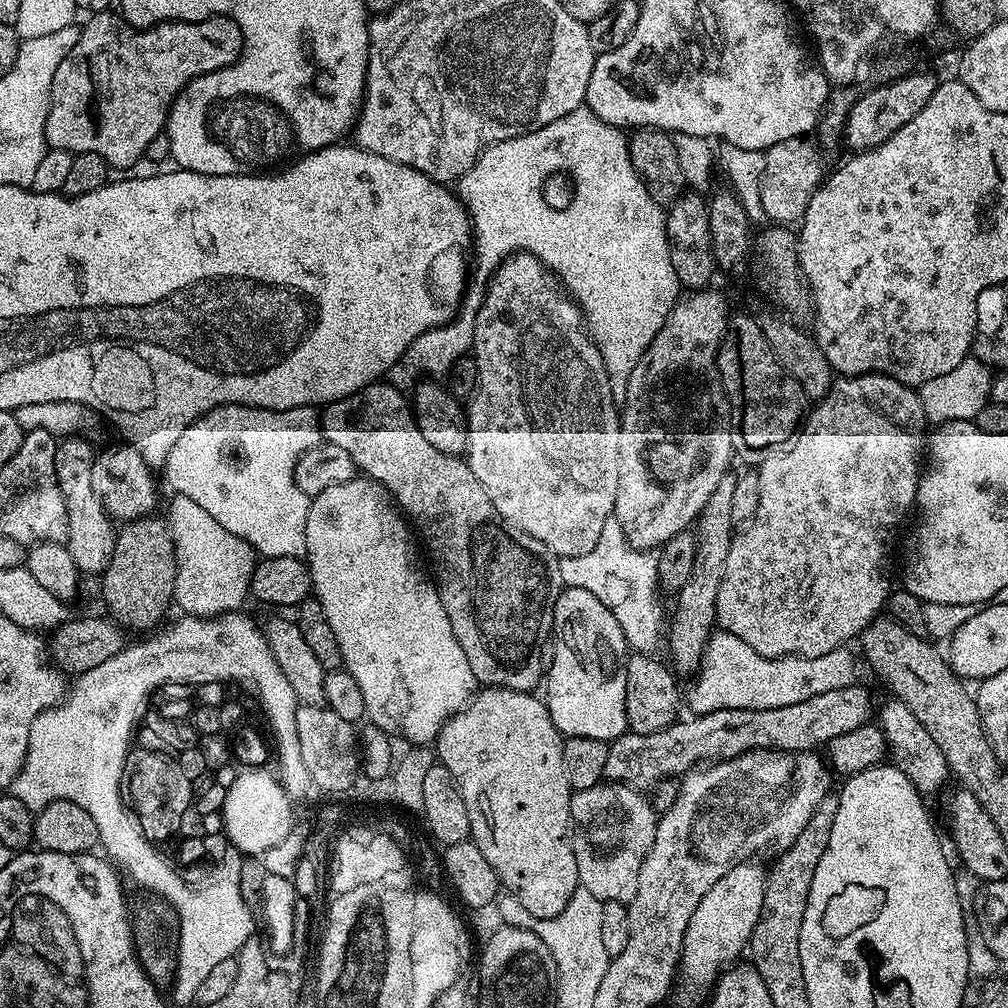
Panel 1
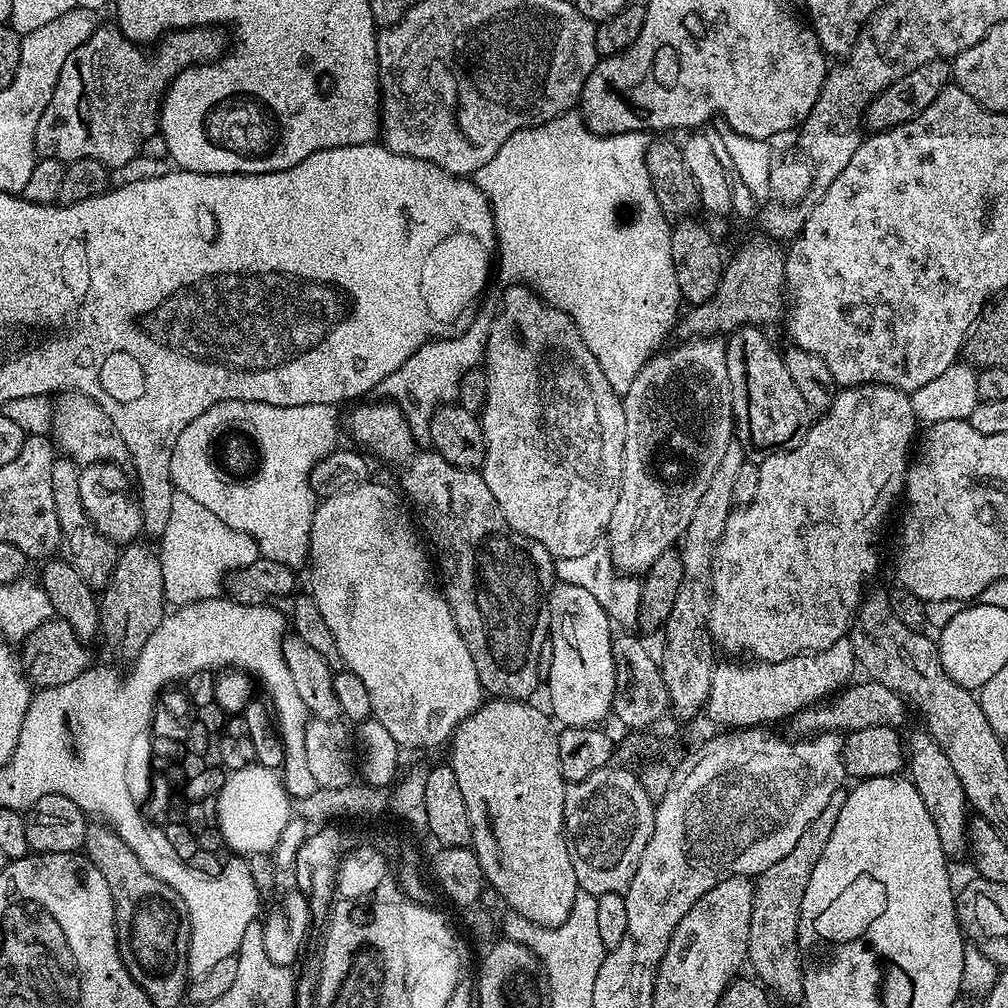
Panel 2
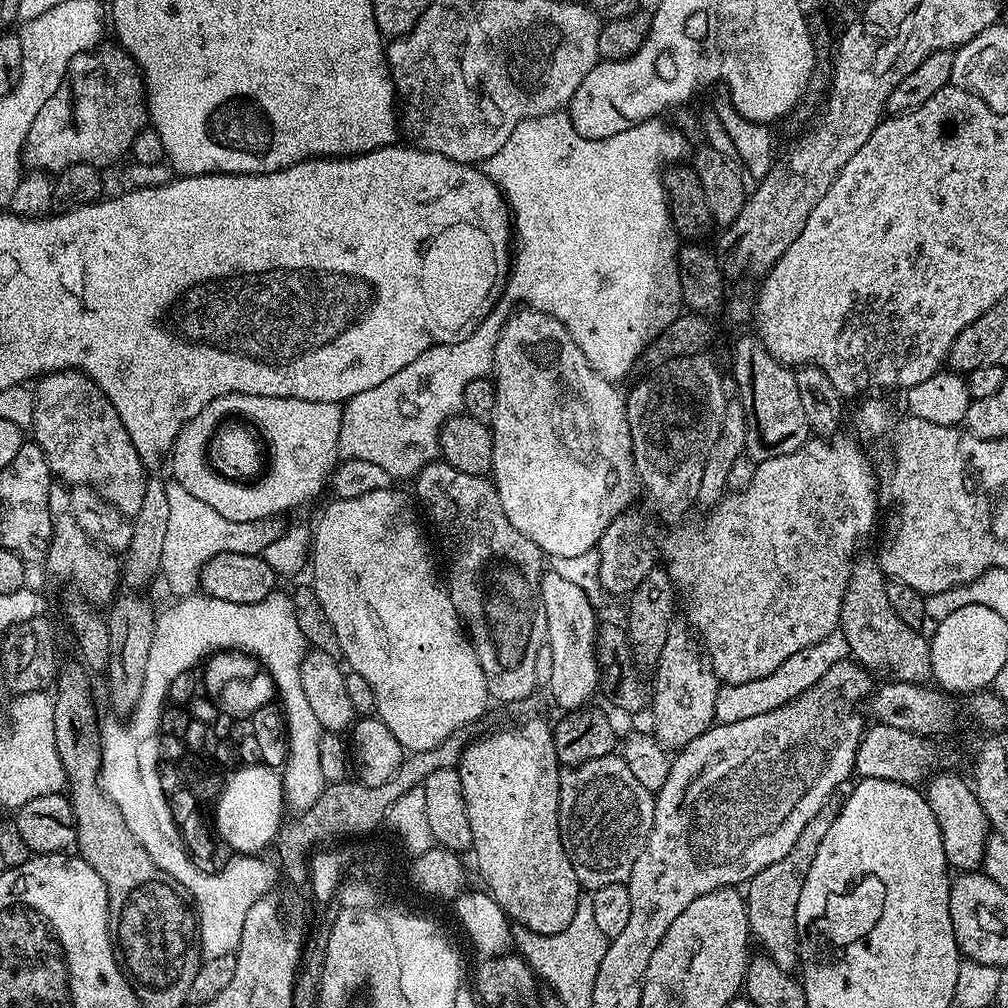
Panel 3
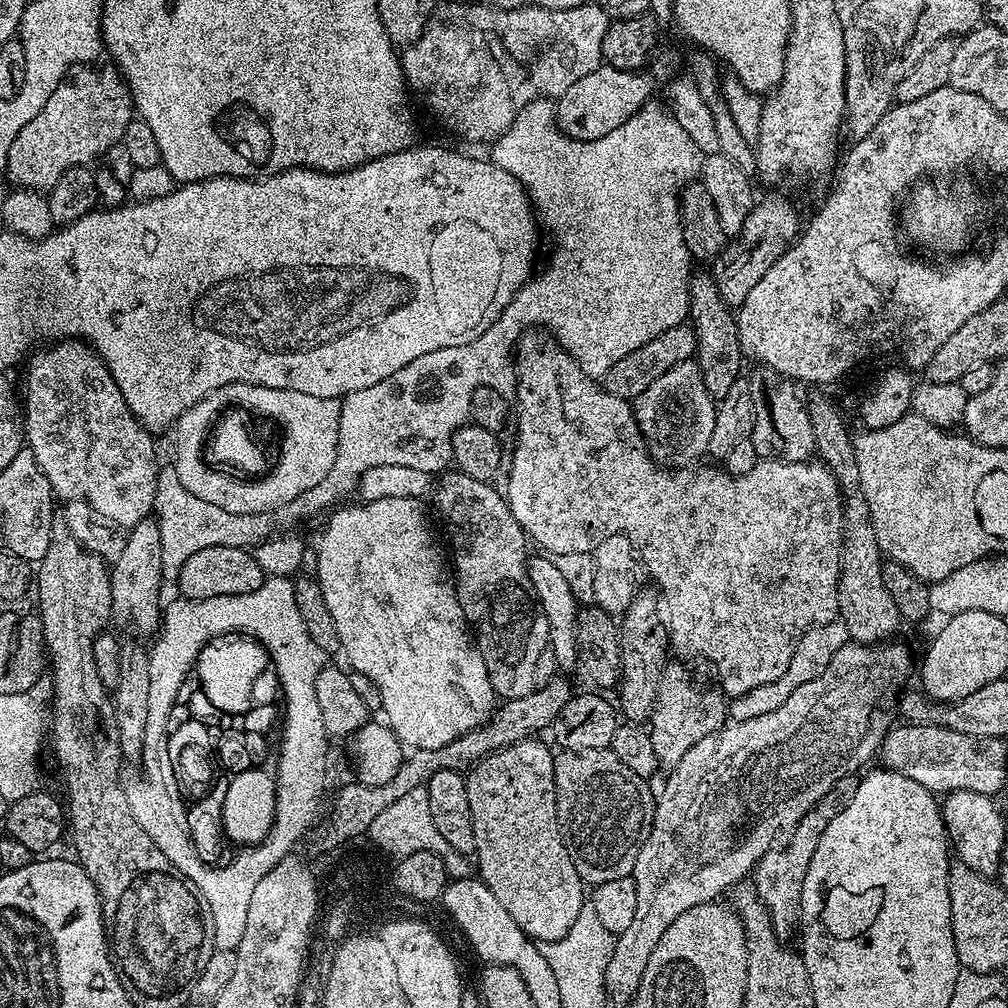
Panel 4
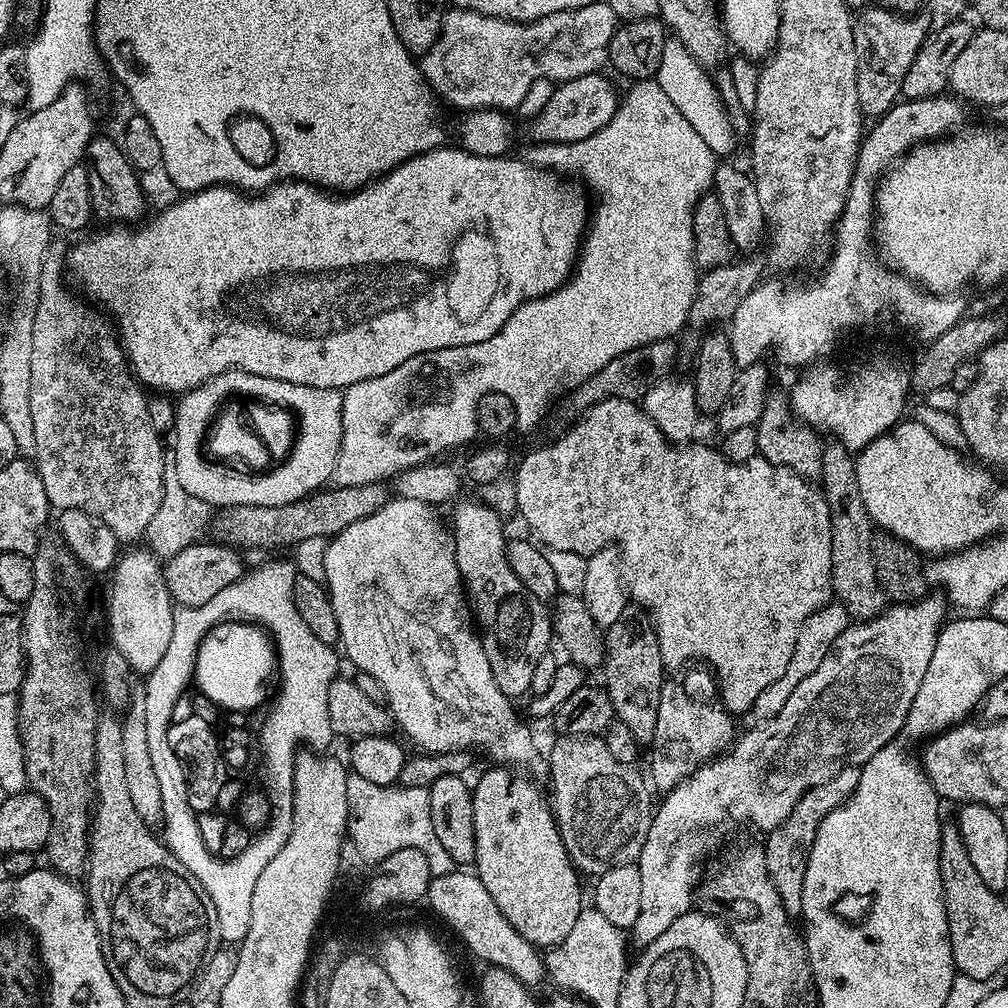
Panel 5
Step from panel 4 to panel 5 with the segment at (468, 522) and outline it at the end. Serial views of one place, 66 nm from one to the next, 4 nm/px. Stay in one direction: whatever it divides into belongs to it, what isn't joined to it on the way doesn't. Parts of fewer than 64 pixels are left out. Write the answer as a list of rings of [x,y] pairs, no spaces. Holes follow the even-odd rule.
[[[463,500],[451,509],[450,531],[456,545],[456,561],[464,579],[468,607],[472,609],[486,658],[490,658],[490,670],[494,674],[494,682],[498,682],[498,690],[509,698],[527,697],[531,693],[538,660],[550,651],[548,643],[554,640],[552,618],[545,601],[530,594],[530,590],[522,586],[518,574],[514,574],[508,561],[508,540],[499,514],[488,504]]]

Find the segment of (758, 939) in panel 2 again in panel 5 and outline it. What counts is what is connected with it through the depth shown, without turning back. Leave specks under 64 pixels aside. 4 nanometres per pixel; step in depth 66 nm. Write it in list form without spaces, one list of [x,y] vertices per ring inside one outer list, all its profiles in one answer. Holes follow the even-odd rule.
[[[849,766],[838,770],[834,778],[814,786],[790,810],[790,814],[772,832],[767,833],[763,841],[764,857],[770,878],[774,882],[774,890],[778,890],[778,898],[782,898],[782,906],[788,915],[796,918],[802,910],[802,885],[806,882],[806,866],[810,858],[810,850],[814,846],[814,838],[818,834],[818,826],[822,826],[822,818],[830,814],[838,806],[842,806],[858,790],[860,768]]]

